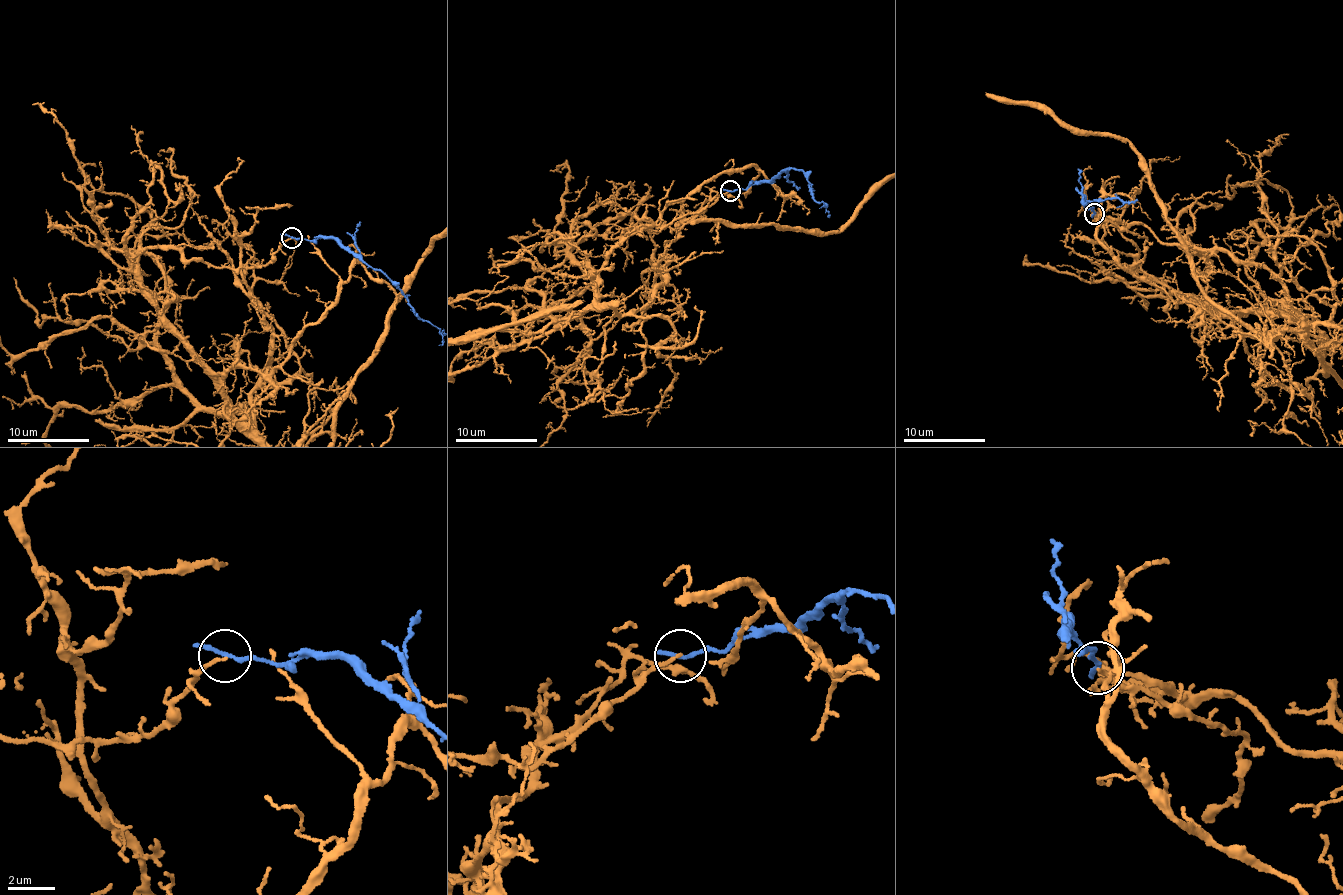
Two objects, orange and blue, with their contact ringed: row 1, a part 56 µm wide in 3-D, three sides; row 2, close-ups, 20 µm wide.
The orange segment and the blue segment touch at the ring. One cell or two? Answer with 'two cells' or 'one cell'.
two cells

